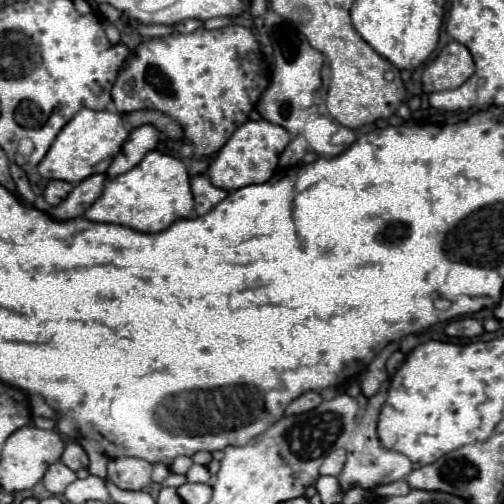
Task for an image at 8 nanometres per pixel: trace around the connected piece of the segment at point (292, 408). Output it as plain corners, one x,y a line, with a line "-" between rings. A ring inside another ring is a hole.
306,392
300,398
296,398
294,402
290,402
290,406
286,408
286,416
294,416
294,414
304,414
314,410
314,406
318,406
322,402
322,396
316,392

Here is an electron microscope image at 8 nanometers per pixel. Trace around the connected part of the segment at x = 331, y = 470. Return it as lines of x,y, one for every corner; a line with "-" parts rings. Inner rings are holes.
334,450
332,454
326,456
324,464
320,466
320,474
330,474
330,476
338,476
342,472
342,466
346,462
346,452
344,450

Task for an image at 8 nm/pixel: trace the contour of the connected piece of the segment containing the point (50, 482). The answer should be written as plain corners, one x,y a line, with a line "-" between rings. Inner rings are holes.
60,460
50,464
44,478
42,478
42,484
46,486
48,492
52,494
62,494
66,490
68,484
72,484
76,480
76,472
70,470
66,464
62,464

